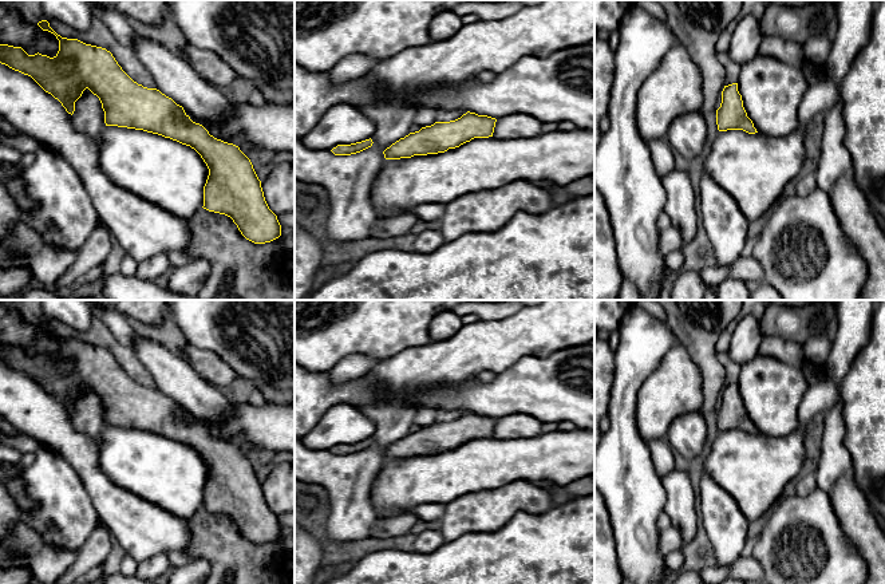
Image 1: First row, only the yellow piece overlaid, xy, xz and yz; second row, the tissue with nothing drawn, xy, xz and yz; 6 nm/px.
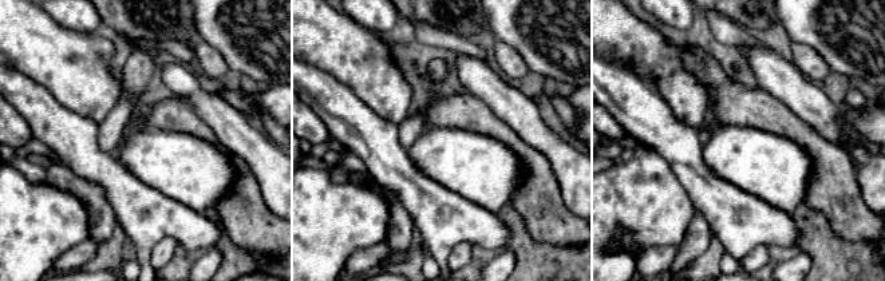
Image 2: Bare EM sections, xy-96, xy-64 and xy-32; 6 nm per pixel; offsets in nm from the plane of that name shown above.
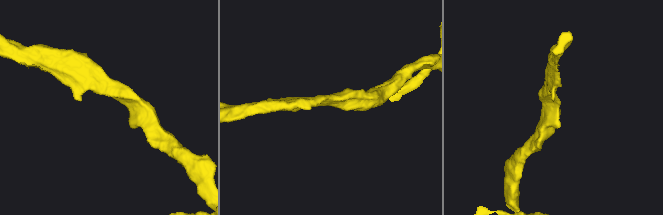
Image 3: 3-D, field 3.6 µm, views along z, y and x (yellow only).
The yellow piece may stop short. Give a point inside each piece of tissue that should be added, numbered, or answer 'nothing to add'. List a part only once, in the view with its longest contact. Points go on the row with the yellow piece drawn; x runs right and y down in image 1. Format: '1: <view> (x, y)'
nothing to add

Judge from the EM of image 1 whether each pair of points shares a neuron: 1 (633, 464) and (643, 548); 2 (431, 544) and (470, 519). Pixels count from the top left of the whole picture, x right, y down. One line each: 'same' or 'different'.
1: same
2: different

